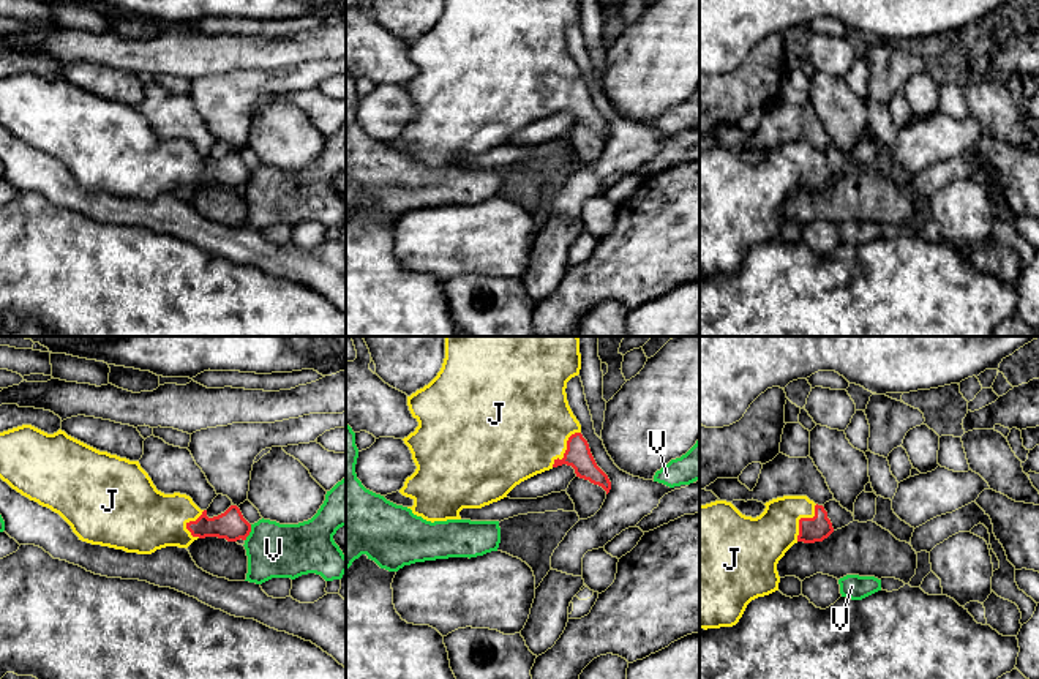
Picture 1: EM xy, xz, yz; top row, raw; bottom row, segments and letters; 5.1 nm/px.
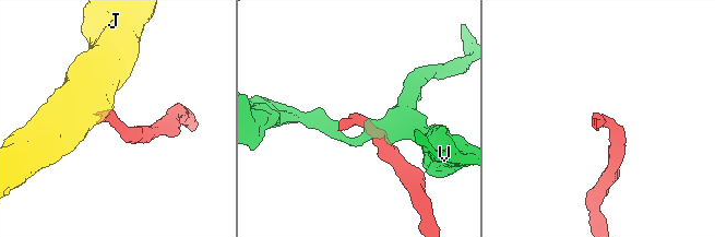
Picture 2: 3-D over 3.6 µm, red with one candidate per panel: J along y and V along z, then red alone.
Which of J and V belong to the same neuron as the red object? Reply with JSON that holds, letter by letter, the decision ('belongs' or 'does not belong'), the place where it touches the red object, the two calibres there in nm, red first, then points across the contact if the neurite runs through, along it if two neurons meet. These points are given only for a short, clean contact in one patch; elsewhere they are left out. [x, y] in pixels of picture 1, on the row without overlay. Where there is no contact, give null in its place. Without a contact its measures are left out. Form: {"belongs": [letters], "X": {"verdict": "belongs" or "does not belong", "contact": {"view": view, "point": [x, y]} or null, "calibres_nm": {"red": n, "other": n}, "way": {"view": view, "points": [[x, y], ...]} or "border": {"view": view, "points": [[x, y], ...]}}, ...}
{"belongs": ["J"], "J": {"verdict": "belongs", "contact": {"view": "yz", "point": [801, 165]}, "calibres_nm": {"red": 130, "other": 260}, "way": {"view": "yz", "points": [[818, 174], [801, 165], [787, 166], [760, 188]]}}, "V": {"verdict": "does not belong", "contact": {"view": "xy", "point": [250, 177]}, "calibres_nm": {"red": 150, "other": 280}, "border": {"view": "xy", "points": [[251, 171], [245, 187]]}}}

